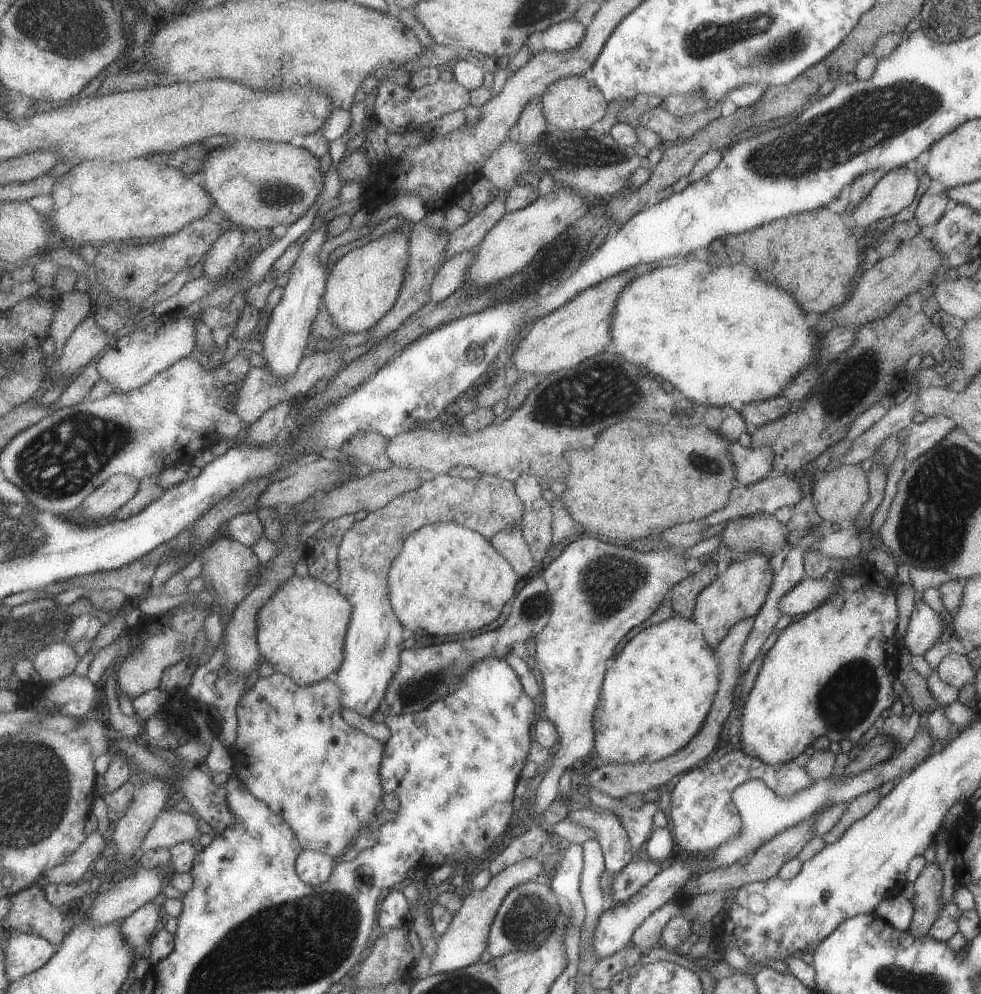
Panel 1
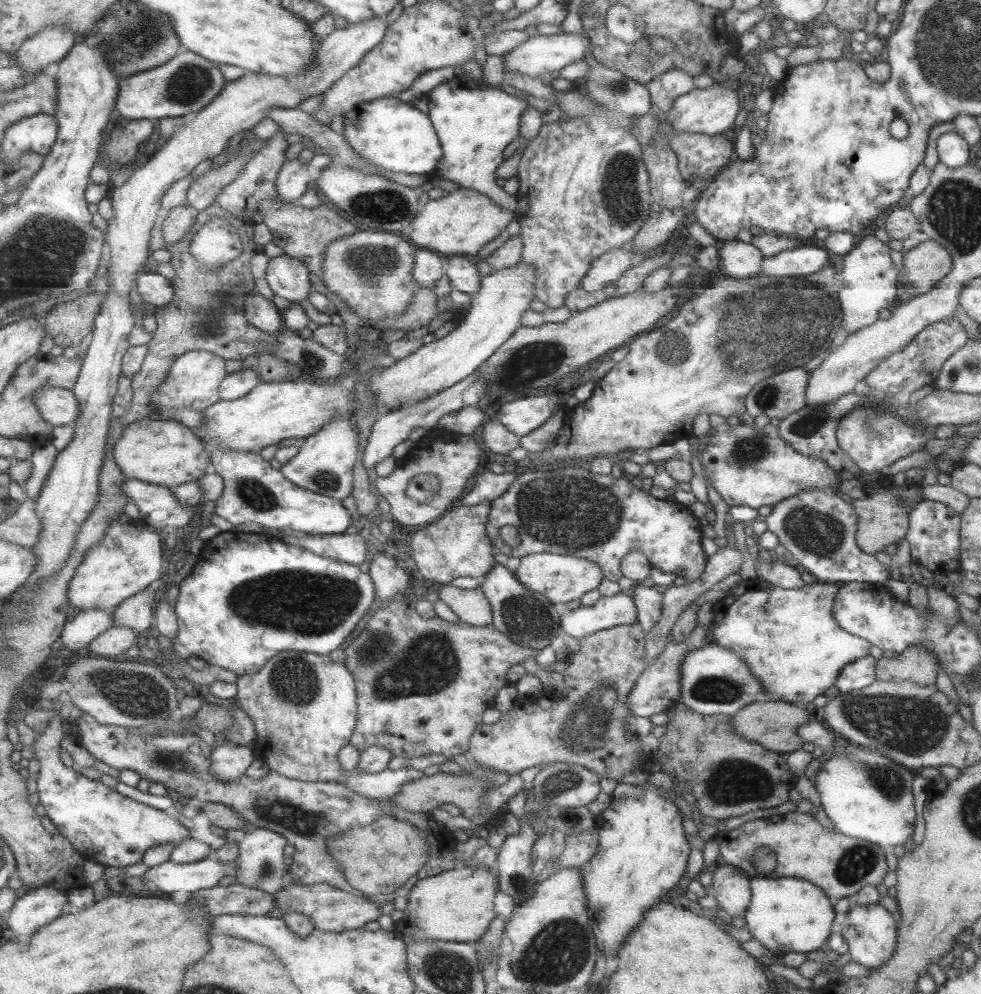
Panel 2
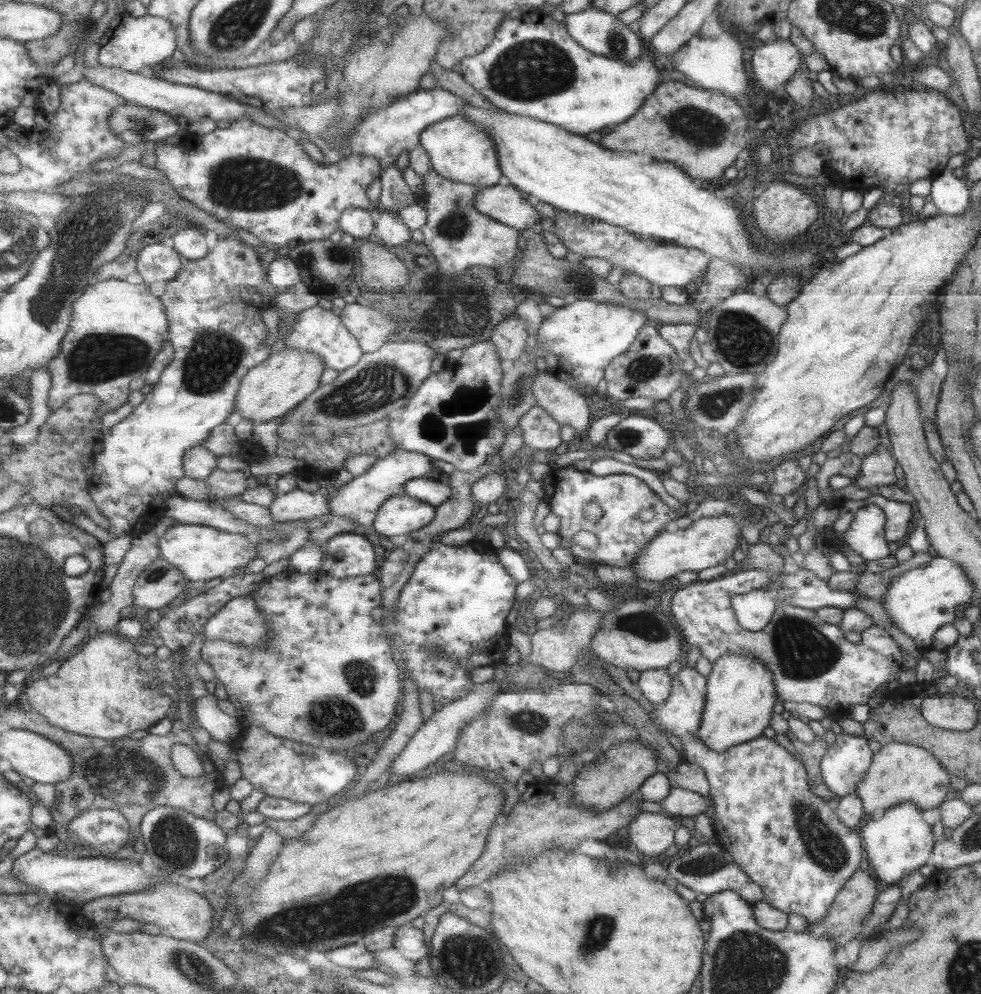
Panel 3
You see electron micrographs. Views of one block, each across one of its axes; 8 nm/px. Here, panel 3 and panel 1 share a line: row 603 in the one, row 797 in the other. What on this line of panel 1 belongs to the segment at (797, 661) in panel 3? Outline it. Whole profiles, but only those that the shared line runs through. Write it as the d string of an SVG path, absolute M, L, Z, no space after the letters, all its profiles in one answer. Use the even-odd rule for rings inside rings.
M734 750L724 754L720 760L710 760L687 771L680 780L677 780L678 784L672 792L672 808L670 808L674 839L684 856L704 851L708 856L710 851L714 851L716 847L739 834L741 817L731 800L731 794L744 782L755 779L766 784L770 791L780 797L795 794L814 782L806 770L793 761L776 765L765 764L757 757L746 755L741 750Z

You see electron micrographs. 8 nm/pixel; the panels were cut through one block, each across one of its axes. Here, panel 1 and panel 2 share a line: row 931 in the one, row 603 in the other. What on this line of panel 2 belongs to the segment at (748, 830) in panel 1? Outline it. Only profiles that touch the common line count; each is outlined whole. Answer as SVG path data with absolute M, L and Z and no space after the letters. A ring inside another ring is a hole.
M626 594L602 596L593 606L581 606L563 617L562 626L565 632L579 640L595 632L632 624L638 620L637 604Z

